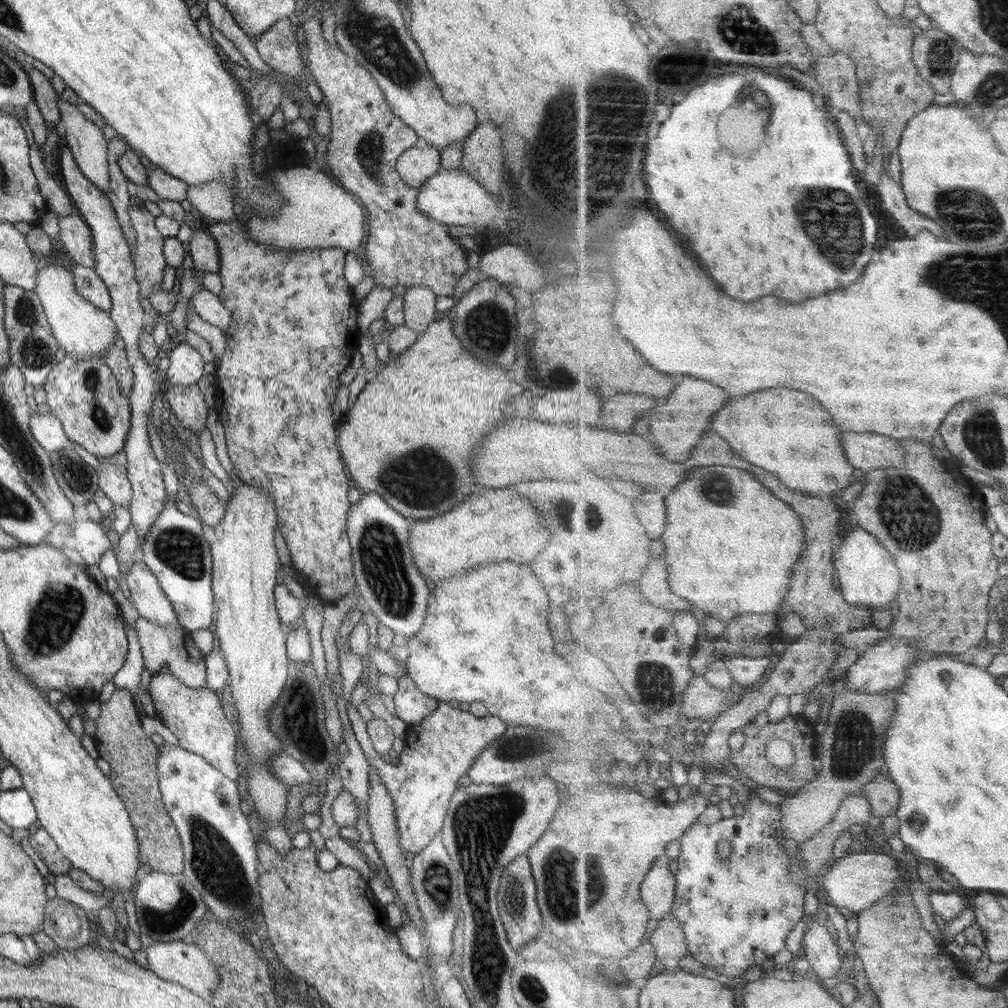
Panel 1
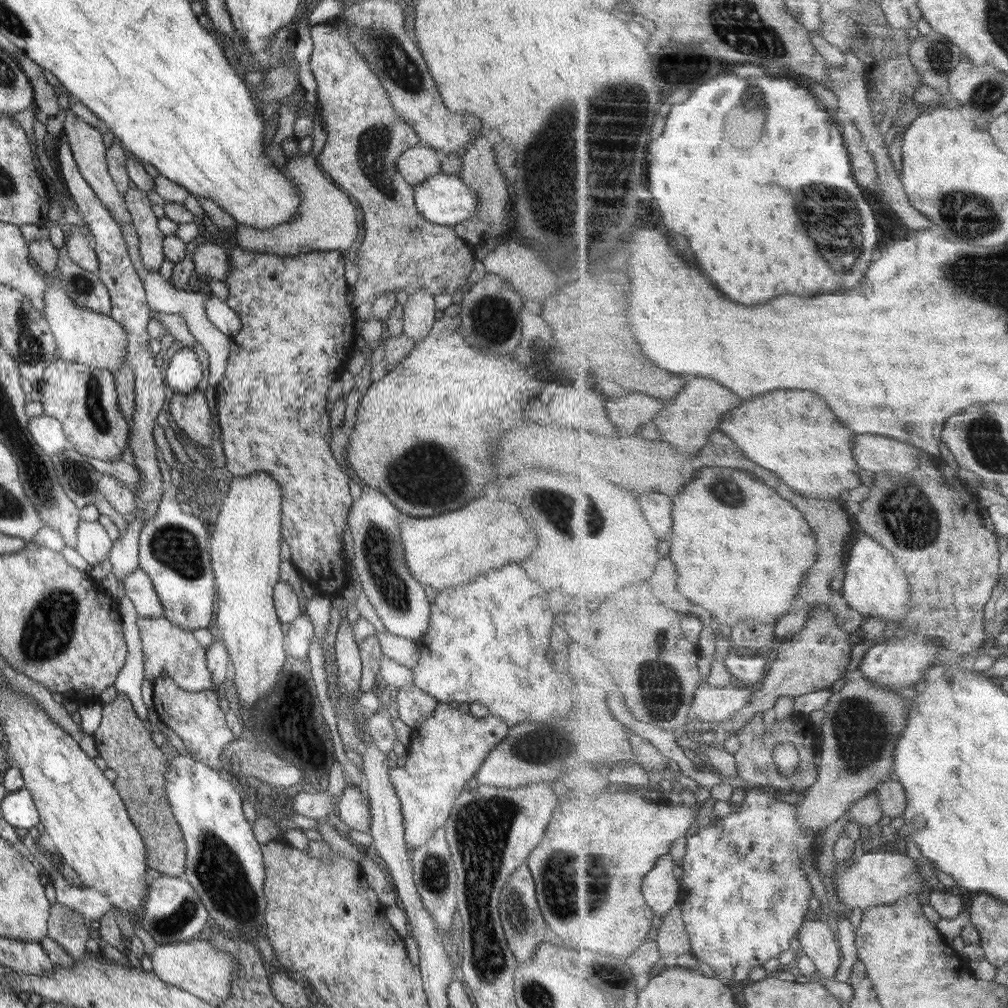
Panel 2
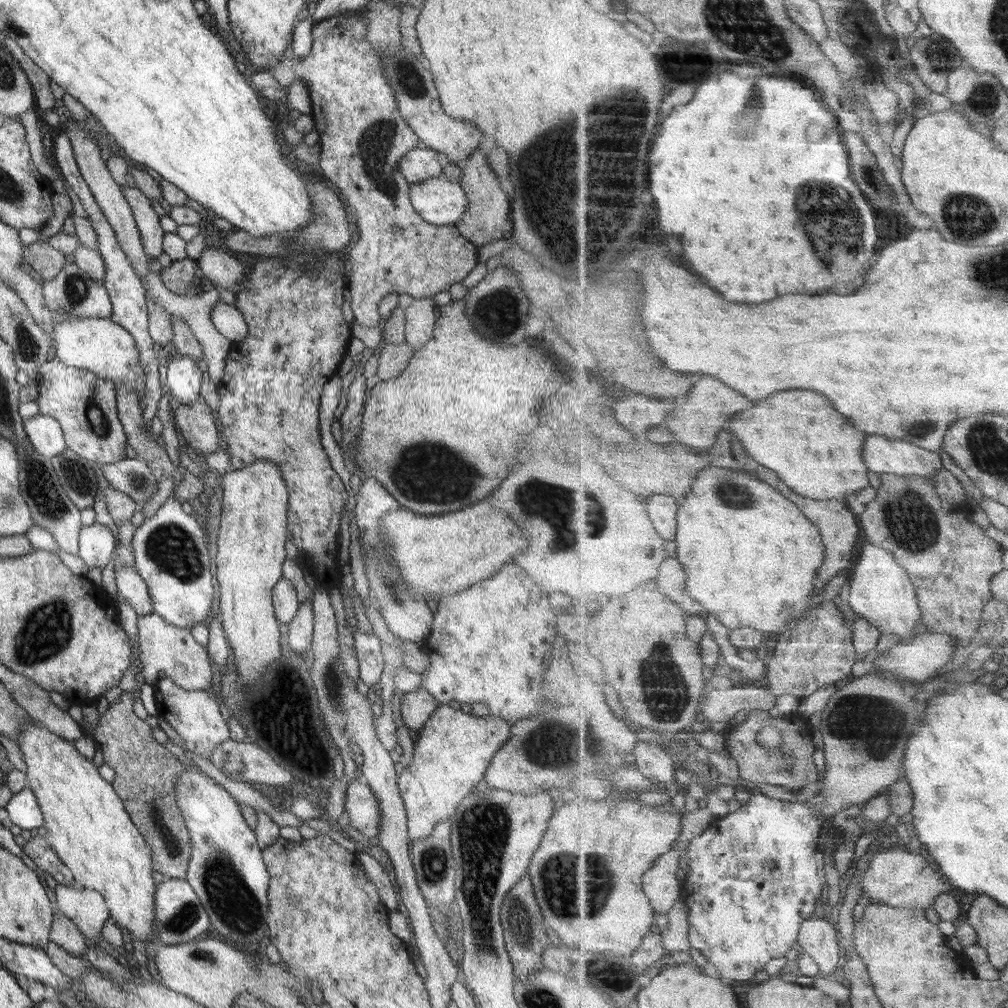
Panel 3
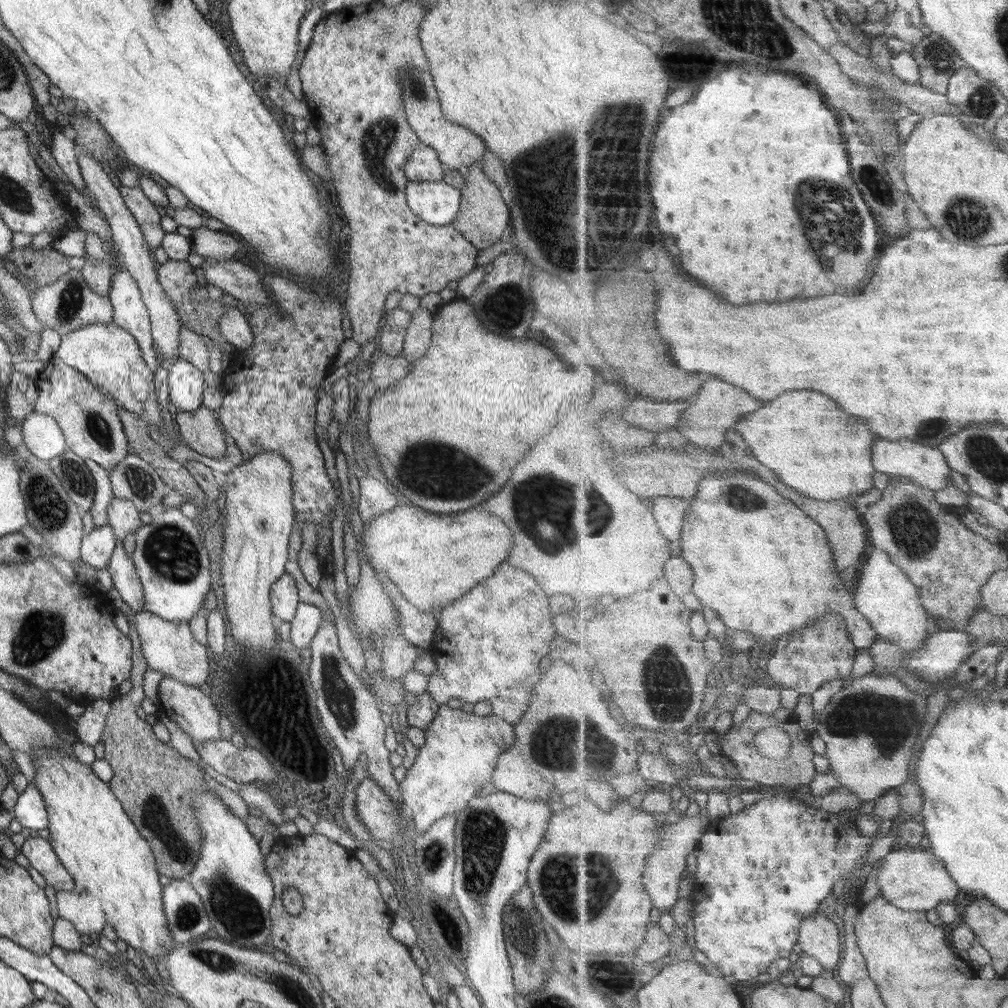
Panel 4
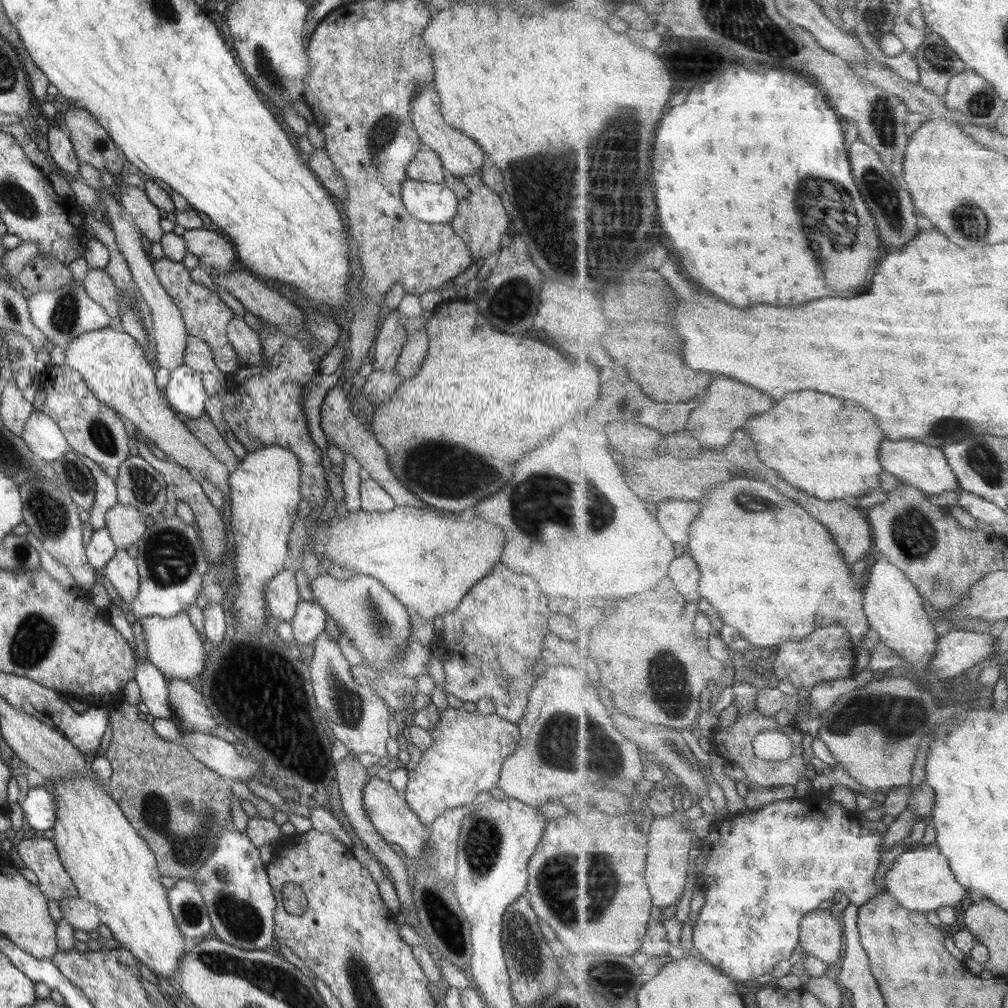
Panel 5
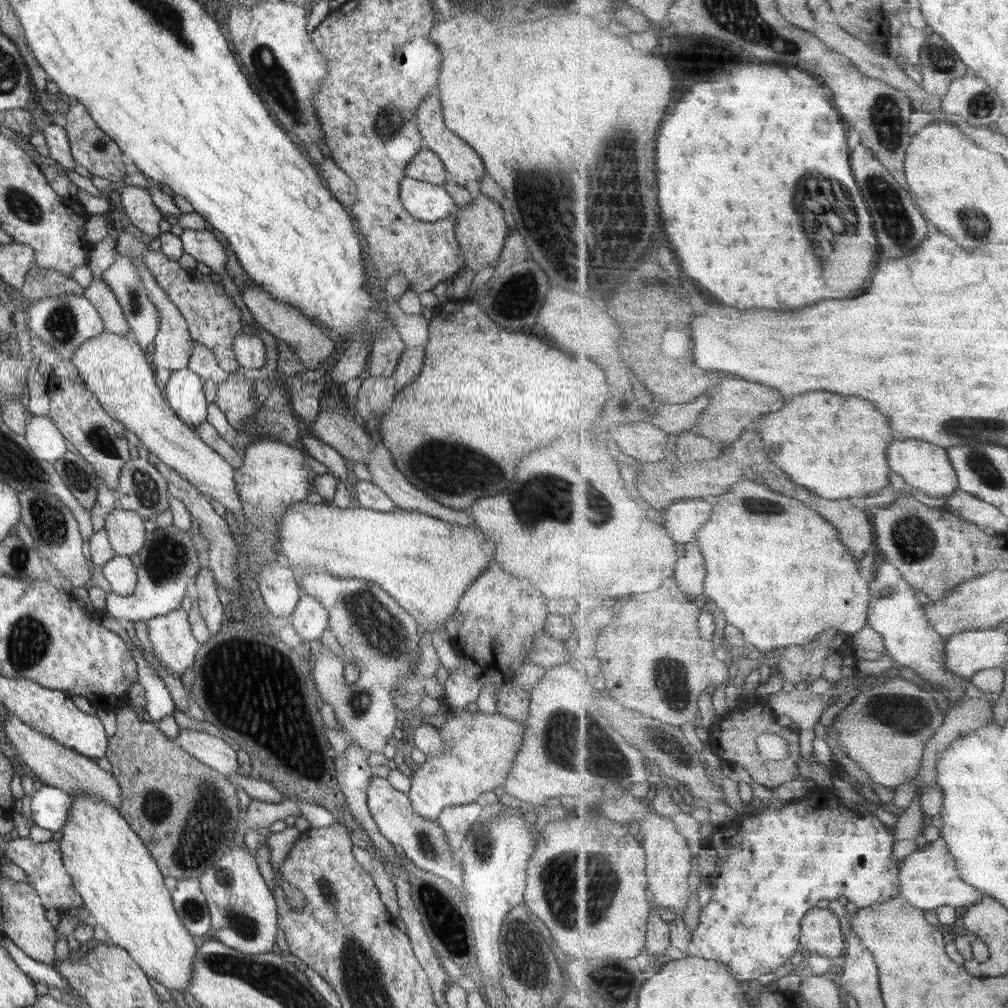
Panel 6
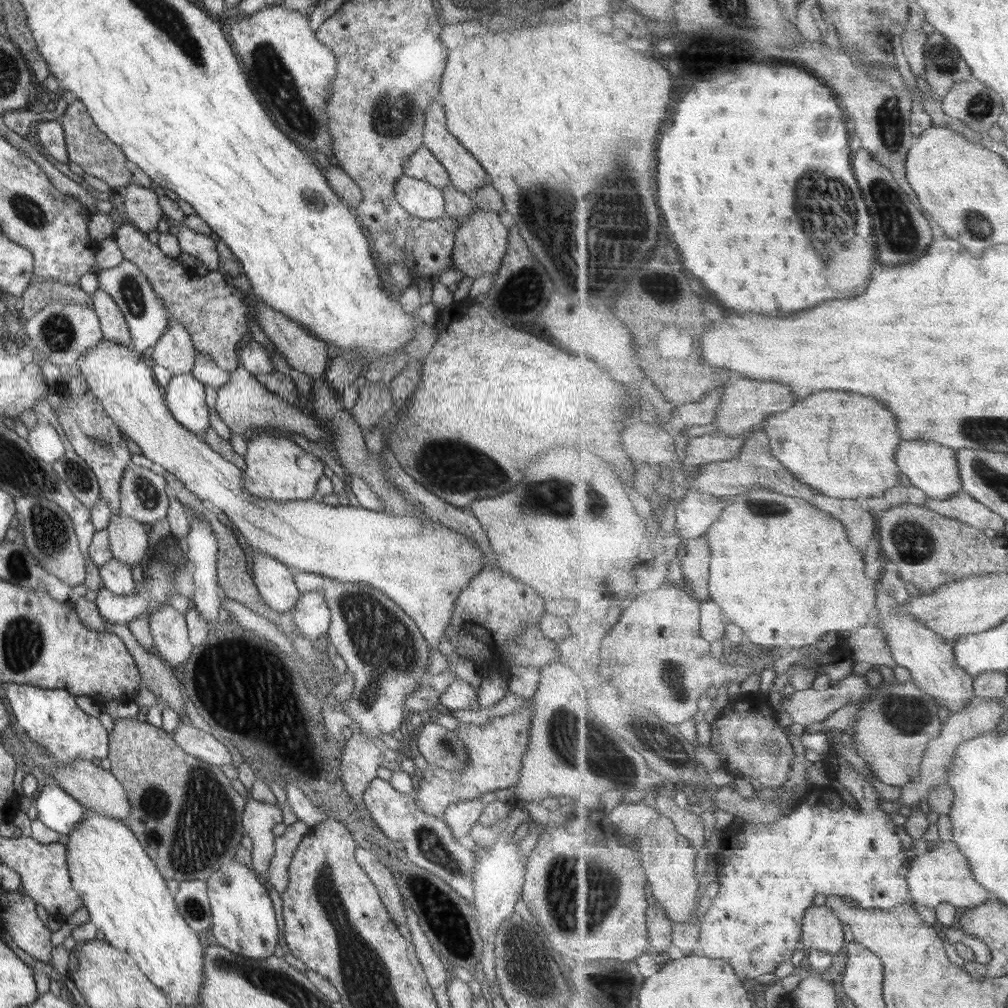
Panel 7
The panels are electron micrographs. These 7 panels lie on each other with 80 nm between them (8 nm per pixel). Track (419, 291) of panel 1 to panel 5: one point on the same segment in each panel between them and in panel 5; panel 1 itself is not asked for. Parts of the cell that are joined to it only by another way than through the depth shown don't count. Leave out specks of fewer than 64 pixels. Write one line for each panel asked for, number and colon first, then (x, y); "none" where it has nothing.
2: (418, 314)
3: (419, 319)
4: (417, 338)
5: (413, 351)

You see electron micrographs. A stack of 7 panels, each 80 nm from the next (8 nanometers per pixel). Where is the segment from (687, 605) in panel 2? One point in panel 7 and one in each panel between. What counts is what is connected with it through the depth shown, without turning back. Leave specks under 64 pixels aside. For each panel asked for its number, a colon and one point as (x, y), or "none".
3: (672, 579)
4: (679, 574)
5: (685, 573)
6: (690, 573)
7: (696, 563)

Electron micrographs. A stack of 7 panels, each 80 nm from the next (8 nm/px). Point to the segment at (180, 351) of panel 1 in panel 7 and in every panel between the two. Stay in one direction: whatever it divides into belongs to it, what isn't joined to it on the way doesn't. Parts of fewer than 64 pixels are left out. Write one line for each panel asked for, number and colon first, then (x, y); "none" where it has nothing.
2: (183, 372)
3: (183, 377)
4: (185, 386)
5: (184, 393)
6: (183, 392)
7: (183, 396)

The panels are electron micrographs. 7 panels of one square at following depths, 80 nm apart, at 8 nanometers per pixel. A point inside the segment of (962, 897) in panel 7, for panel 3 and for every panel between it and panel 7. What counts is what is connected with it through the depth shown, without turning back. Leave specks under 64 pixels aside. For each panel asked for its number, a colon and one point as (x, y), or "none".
3: (896, 877)
4: (917, 879)
5: (921, 878)
6: (930, 878)

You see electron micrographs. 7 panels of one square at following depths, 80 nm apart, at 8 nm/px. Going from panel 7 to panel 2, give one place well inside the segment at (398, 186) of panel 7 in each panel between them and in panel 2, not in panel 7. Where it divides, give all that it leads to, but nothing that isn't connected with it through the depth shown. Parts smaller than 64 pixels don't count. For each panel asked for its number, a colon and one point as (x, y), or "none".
2: (443, 200)
3: (437, 201)
4: (436, 203)
5: (432, 203)
6: (426, 202)

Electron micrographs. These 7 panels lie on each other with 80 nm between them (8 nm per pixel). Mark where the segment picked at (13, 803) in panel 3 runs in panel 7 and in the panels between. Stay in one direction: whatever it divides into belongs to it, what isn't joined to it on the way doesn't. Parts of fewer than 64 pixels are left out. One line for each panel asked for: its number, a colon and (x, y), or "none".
4: (29, 810)
5: (38, 807)
6: (49, 806)
7: (55, 808)

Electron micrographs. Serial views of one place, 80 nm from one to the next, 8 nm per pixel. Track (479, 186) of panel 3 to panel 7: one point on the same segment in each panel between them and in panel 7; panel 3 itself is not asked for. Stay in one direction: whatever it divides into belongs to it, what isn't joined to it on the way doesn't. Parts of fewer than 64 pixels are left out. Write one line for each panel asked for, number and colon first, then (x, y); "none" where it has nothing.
4: (482, 215)
5: (480, 220)
6: (479, 228)
7: (480, 242)

